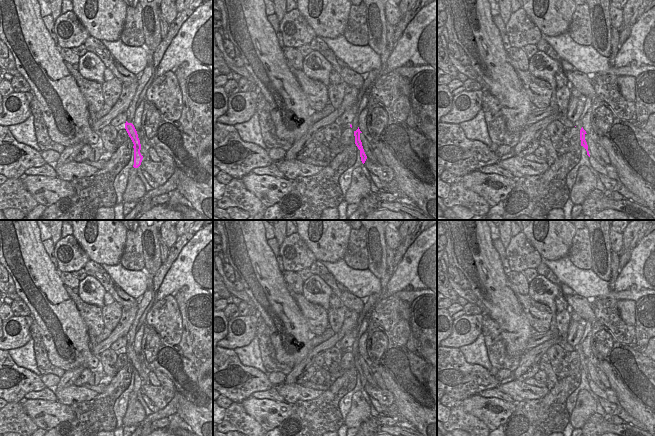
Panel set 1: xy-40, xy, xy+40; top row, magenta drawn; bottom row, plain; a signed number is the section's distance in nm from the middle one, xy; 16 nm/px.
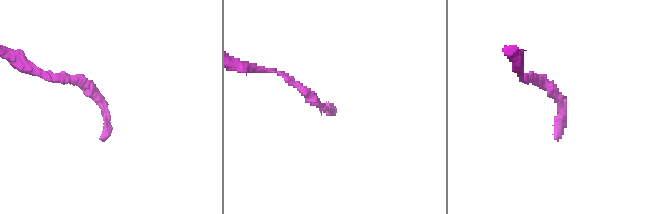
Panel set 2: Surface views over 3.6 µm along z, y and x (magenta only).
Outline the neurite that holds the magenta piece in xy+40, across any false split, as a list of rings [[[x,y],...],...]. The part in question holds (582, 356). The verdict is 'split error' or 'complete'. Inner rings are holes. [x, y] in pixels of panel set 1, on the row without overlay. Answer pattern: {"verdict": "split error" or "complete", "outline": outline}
{"verdict": "split error", "outline": [[[583,351],[580,354],[580,364],[581,364],[581,370],[583,370],[586,373],[587,379],[589,381],[592,380],[603,391],[611,390],[607,389],[603,385],[598,376],[598,369],[589,361],[589,359],[586,357]]]}

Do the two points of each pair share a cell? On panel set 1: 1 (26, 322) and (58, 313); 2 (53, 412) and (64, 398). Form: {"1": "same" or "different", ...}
{"1": "different", "2": "different"}

